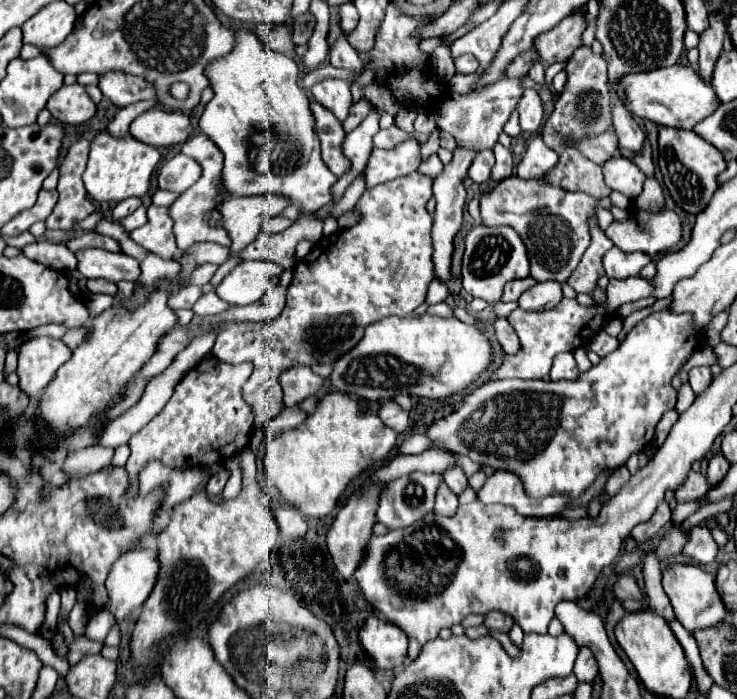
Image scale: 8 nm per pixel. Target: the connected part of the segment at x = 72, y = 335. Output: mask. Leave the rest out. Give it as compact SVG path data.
M85 325L83 329L71 329L71 331L67 331L67 335L63 337L63 341L67 343L67 347L71 347L71 349L77 349L87 337L89 337L89 333L91 333L93 329L91 329L91 325Z

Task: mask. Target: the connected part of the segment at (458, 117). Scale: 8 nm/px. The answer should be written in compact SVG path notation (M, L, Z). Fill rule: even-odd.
M499 79L489 87L471 91L469 95L451 93L445 97L445 101L439 103L437 127L451 133L457 139L459 149L471 149L475 153L483 149L493 149L493 145L497 143L497 137L503 133L503 125L507 123L511 111L517 107L521 95L523 95L523 89L519 79Z

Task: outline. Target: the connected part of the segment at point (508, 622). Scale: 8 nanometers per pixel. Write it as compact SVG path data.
M487 613L485 615L485 627L487 629L497 629L497 631L503 631L503 633L509 633L509 629L513 627L513 617L505 615L505 613Z

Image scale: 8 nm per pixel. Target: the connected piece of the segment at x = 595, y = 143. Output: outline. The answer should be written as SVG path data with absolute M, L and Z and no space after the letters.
M609 129L607 133L601 133L597 137L567 141L567 145L579 149L585 157L589 157L597 165L603 165L607 159L611 159L619 153L619 141L617 141L613 129Z

